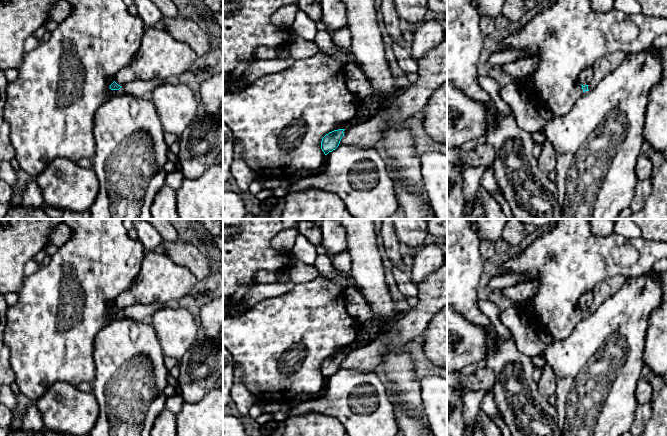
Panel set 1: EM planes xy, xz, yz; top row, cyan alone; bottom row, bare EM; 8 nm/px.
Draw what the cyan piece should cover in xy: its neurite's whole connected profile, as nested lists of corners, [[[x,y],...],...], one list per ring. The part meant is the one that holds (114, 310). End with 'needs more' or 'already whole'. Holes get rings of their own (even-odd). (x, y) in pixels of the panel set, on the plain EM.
[[[145,254],[141,270],[131,286],[122,292],[110,309],[119,314],[131,305],[174,304],[186,297],[197,284],[196,277],[166,254]]]; needs more

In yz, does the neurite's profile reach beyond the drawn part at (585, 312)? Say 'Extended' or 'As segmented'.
Extended

